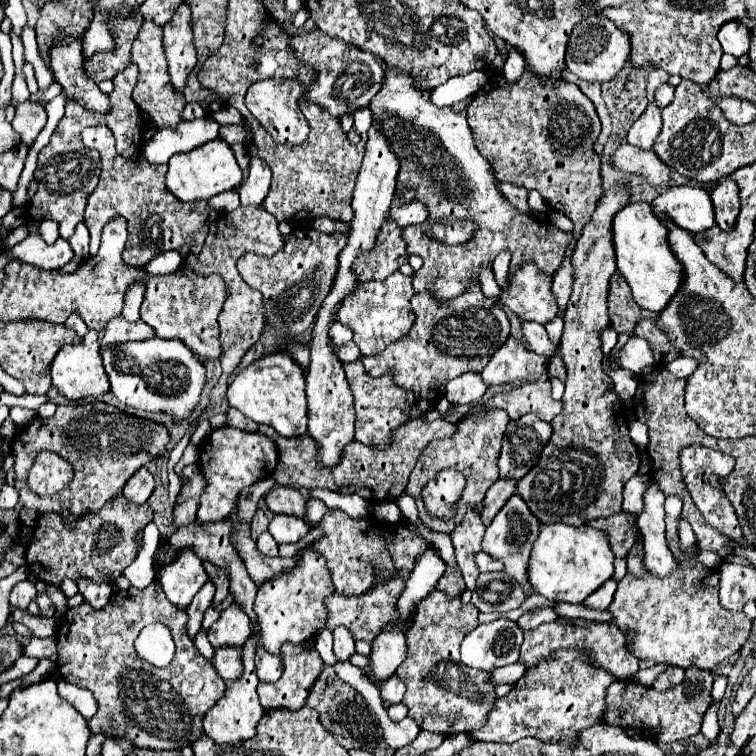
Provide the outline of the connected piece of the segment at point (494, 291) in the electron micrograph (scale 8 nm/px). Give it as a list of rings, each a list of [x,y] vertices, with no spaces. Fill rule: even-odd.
[[[484,272],[484,274],[480,276],[480,284],[482,284],[482,292],[484,292],[488,298],[498,300],[502,288],[500,288],[500,284],[496,282],[496,278],[494,278],[492,272]]]

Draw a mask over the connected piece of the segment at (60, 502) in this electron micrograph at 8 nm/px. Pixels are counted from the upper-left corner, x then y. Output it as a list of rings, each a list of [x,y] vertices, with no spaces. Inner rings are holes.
[[[104,402],[60,404],[52,418],[36,416],[32,422],[28,422],[24,428],[16,432],[10,452],[14,456],[16,474],[14,488],[20,494],[22,508],[36,510],[36,514],[48,512],[60,514],[68,510],[74,518],[82,518],[84,514],[98,512],[108,500],[112,500],[124,488],[126,480],[138,468],[152,462],[170,442],[172,438],[164,424],[126,414],[110,404]],[[40,450],[58,452],[76,470],[72,484],[58,496],[38,496],[30,492],[30,488],[24,484],[28,468]]]

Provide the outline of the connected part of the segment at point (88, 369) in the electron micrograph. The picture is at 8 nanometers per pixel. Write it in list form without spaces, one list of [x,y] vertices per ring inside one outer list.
[[[88,330],[84,340],[76,346],[66,346],[60,348],[58,356],[50,364],[50,376],[52,376],[52,386],[64,394],[68,400],[80,400],[80,398],[98,398],[108,392],[108,376],[104,372],[102,356],[100,356],[100,344],[98,344],[98,334],[94,330]]]

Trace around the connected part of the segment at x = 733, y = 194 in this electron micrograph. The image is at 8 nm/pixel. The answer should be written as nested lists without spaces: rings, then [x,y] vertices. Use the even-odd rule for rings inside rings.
[[[728,176],[718,182],[718,186],[710,192],[710,198],[716,212],[716,224],[722,230],[730,230],[736,224],[736,218],[740,212],[738,184]]]

